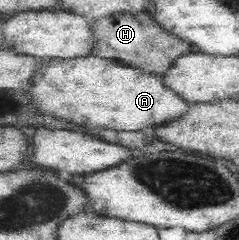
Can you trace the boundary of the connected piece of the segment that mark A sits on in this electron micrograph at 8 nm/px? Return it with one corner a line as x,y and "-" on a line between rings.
88,54
84,57
54,58
37,69
30,95
46,115
66,119
84,127
106,127
114,131
144,131
144,127
177,120
189,112
190,103
168,85
162,74
148,73
118,60

